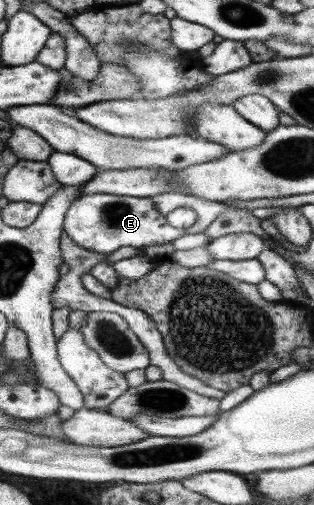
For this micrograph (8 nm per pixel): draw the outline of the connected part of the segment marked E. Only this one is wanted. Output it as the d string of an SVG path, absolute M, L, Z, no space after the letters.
M105 193L79 196L67 210L63 227L65 233L79 247L107 255L125 245L138 248L163 245L187 233L186 229L173 227L167 217L157 211L150 198Z

